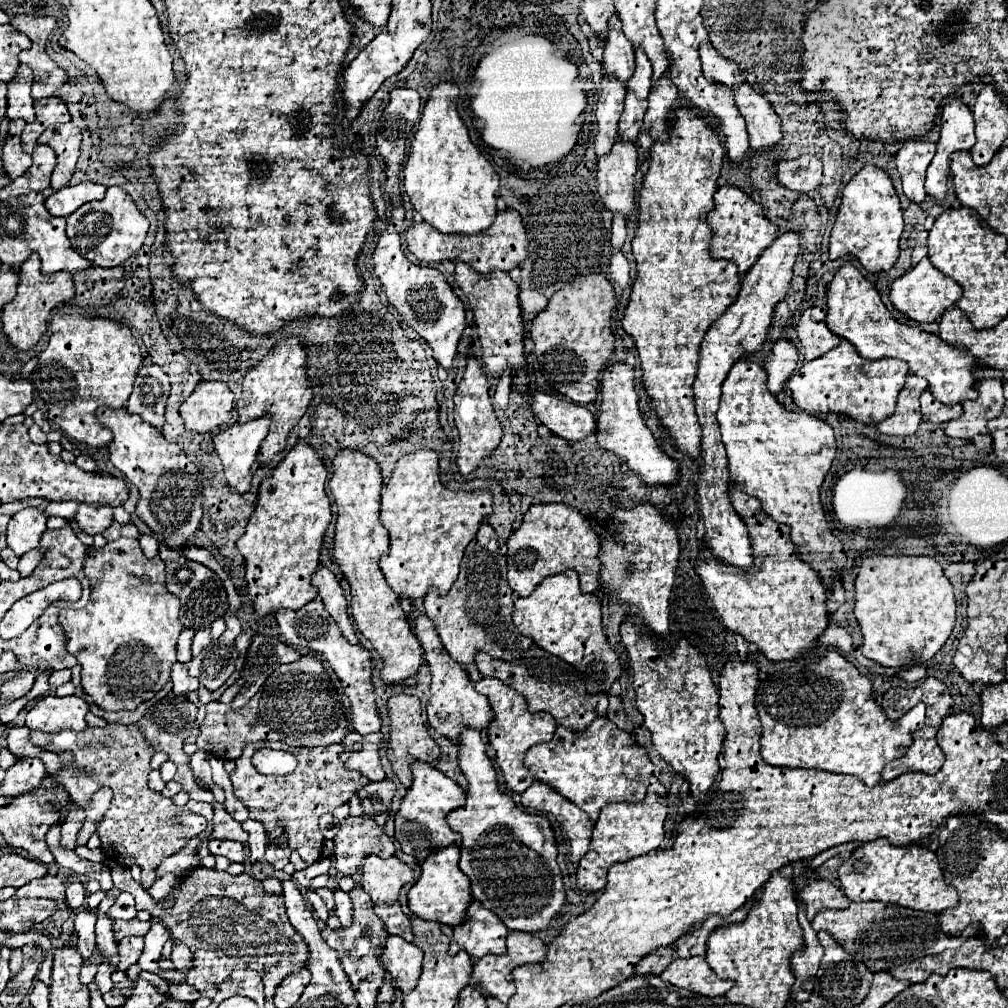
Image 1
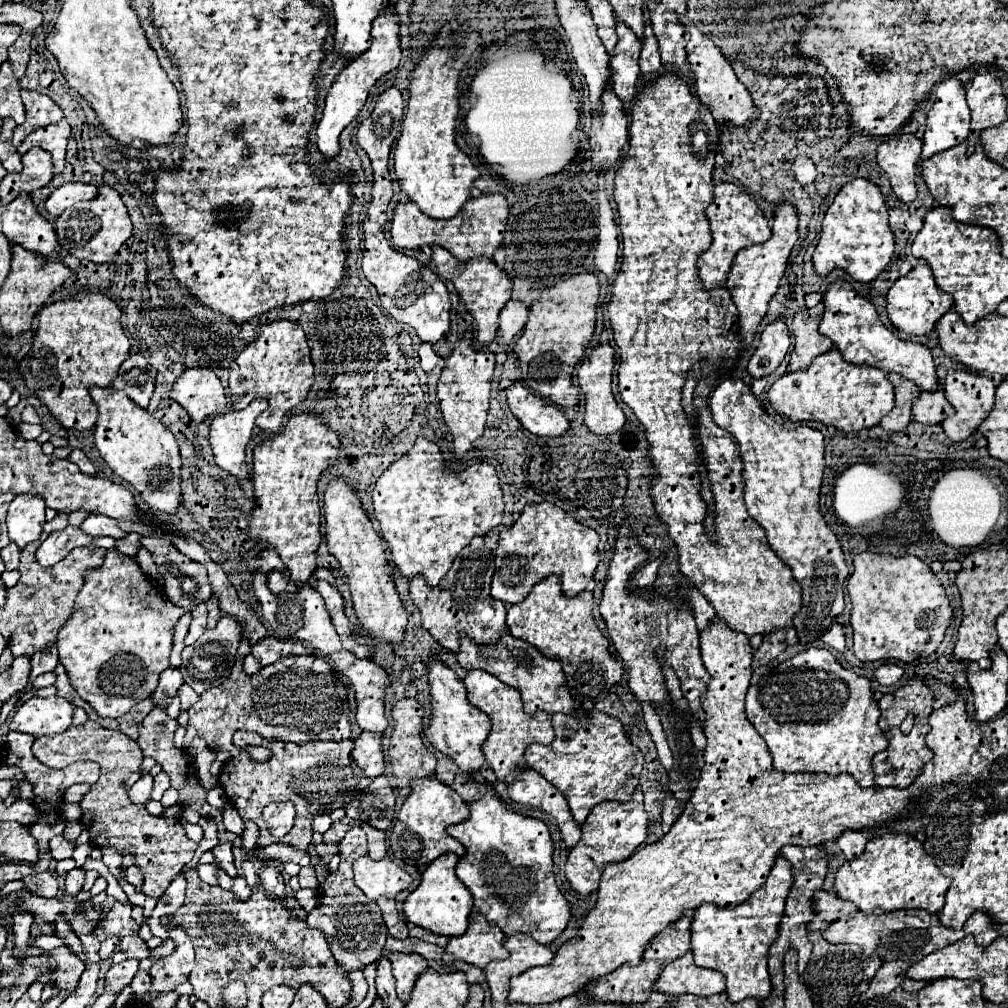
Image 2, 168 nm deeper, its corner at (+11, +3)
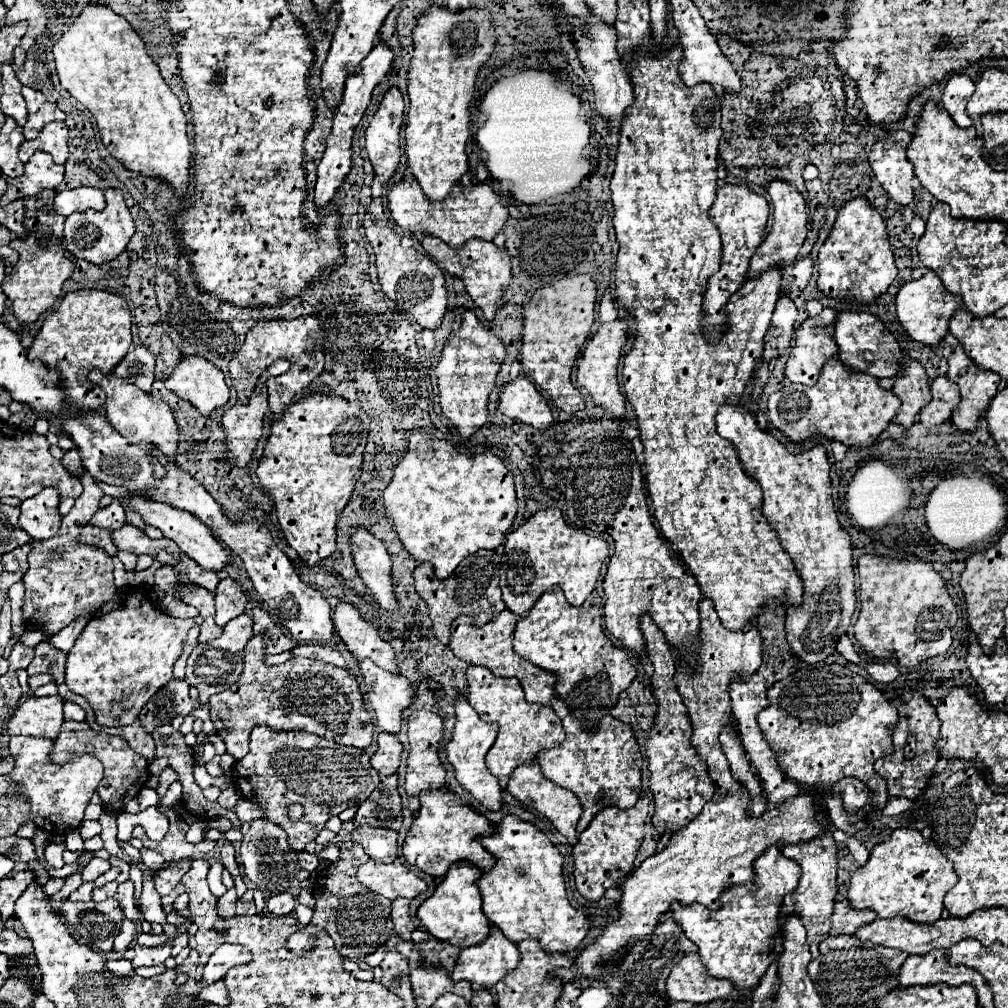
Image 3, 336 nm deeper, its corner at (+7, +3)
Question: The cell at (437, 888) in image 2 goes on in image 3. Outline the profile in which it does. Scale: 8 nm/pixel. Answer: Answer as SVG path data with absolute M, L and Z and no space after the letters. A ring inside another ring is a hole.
M454 863L444 879L440 879L432 897L428 897L420 909L418 919L422 925L432 933L438 941L458 945L458 947L472 947L480 945L490 933L490 921L482 913L482 897L478 891L476 881L480 879L482 871L468 863Z

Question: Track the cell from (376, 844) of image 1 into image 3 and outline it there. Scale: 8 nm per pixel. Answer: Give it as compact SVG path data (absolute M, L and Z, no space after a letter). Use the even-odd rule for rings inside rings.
M364 825L352 833L352 841L360 843L376 863L392 863L398 857L398 833L392 829L376 829Z

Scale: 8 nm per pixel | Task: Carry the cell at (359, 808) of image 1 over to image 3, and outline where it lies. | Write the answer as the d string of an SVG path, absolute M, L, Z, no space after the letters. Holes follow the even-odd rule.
M398 775L384 777L374 793L358 807L354 825L372 825L400 829L402 825L402 801L398 793Z

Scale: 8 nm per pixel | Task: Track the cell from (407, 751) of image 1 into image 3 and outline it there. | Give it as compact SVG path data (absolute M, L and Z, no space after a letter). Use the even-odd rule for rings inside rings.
M414 711L408 719L408 739L410 739L410 757L408 757L408 771L406 771L406 793L408 793L408 805L412 811L420 809L418 795L428 789L442 789L446 769L442 767L442 761L438 757L438 745L444 739L444 727L442 719L436 713L430 711Z

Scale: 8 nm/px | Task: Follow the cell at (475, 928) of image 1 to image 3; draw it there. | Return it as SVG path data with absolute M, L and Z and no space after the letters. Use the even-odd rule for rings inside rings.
M492 925L488 939L476 947L462 949L454 969L452 981L470 981L474 987L494 987L520 963L518 947L504 937L504 933Z

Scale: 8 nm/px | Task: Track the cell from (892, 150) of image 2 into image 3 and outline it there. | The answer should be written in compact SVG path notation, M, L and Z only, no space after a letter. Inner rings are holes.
M894 131L880 137L868 155L876 179L900 205L910 205L914 199L914 167L906 159L906 147L910 141L912 135L908 131Z

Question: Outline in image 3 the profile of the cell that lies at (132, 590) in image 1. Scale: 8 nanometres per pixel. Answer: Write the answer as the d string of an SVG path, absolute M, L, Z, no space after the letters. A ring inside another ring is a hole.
M136 589L128 593L118 611L96 615L84 627L66 659L66 685L92 705L98 725L130 725L148 699L172 679L172 667L182 655L186 633L194 625L194 619L174 619L160 613L146 591Z

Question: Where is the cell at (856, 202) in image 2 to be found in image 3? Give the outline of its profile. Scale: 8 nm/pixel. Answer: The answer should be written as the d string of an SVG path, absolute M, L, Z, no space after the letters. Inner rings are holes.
M864 197L848 201L838 209L834 229L818 253L818 289L838 301L856 301L870 305L876 297L886 293L890 283L896 279L898 269L890 251L886 225L880 213L868 205Z

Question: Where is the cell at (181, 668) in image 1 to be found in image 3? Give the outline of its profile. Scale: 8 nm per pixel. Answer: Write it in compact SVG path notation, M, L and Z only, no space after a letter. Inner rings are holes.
M172 679L160 689L140 713L140 723L146 733L152 733L160 725L170 725L176 715L188 715L200 705L190 699L188 683Z

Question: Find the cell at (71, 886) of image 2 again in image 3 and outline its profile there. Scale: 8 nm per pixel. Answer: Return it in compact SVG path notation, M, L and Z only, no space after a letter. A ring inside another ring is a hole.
M94 857L94 859L86 865L86 869L84 869L84 873L82 873L82 879L84 879L84 881L94 881L94 879L100 877L102 873L106 873L110 867L112 867L112 865L110 865L108 859Z

